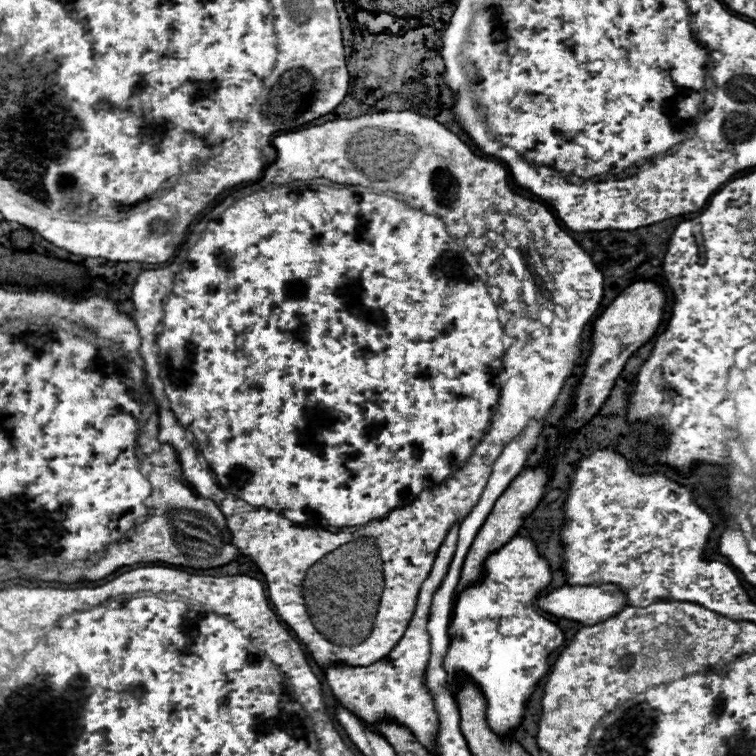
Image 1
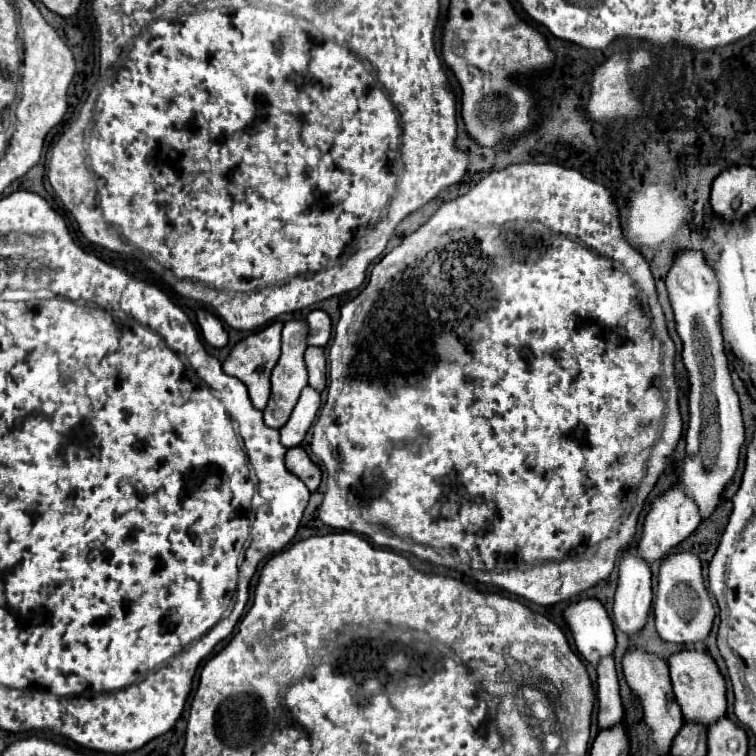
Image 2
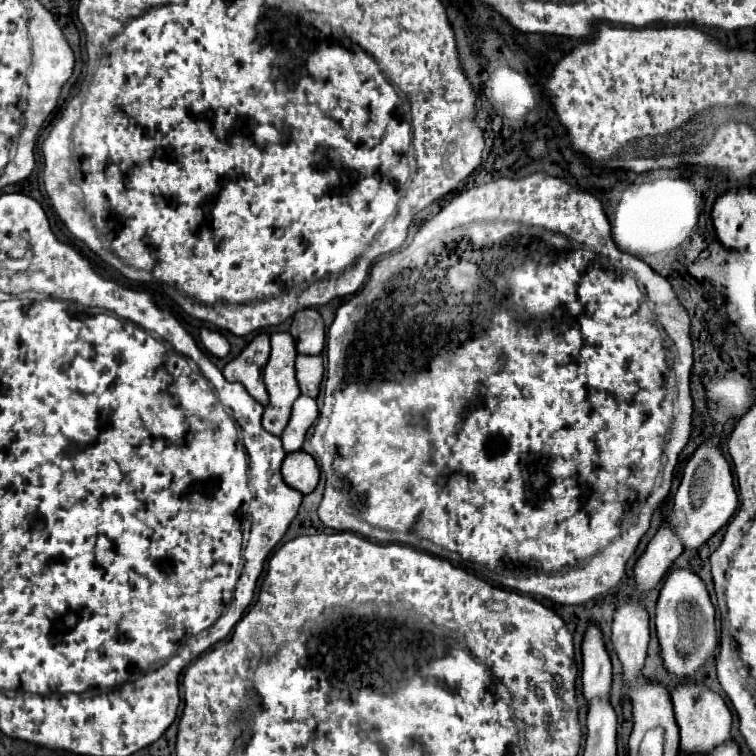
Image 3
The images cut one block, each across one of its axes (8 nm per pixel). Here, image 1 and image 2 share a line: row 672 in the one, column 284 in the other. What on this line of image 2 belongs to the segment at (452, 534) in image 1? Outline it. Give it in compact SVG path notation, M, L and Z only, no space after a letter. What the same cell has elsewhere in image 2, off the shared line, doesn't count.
M290 320L282 328L282 354L280 354L280 360L276 362L276 366L272 370L272 376L270 376L272 394L270 394L268 406L264 410L264 424L268 428L276 428L278 430L278 428L282 428L288 422L290 412L296 406L302 388L308 386L308 370L306 370L306 364L304 364L304 352L308 348L306 332L308 332L308 326L302 320Z

